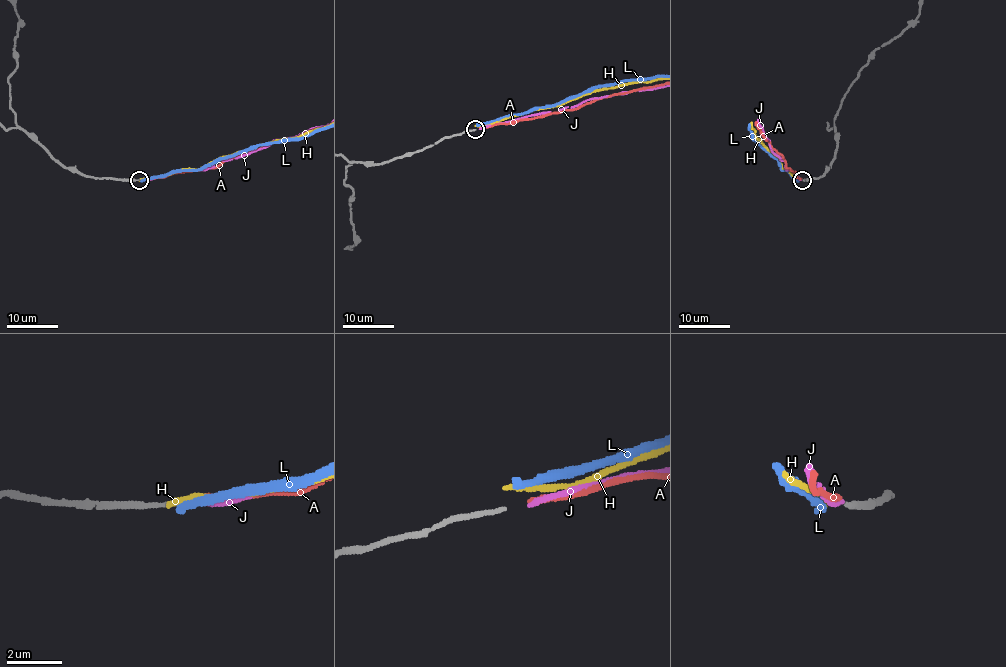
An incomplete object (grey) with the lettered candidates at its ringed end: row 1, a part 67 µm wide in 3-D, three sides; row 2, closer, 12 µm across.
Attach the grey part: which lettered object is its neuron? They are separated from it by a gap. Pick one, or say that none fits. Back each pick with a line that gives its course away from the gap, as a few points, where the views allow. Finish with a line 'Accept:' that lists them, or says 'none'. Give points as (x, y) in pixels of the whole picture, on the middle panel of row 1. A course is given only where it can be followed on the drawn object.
Accept: J

